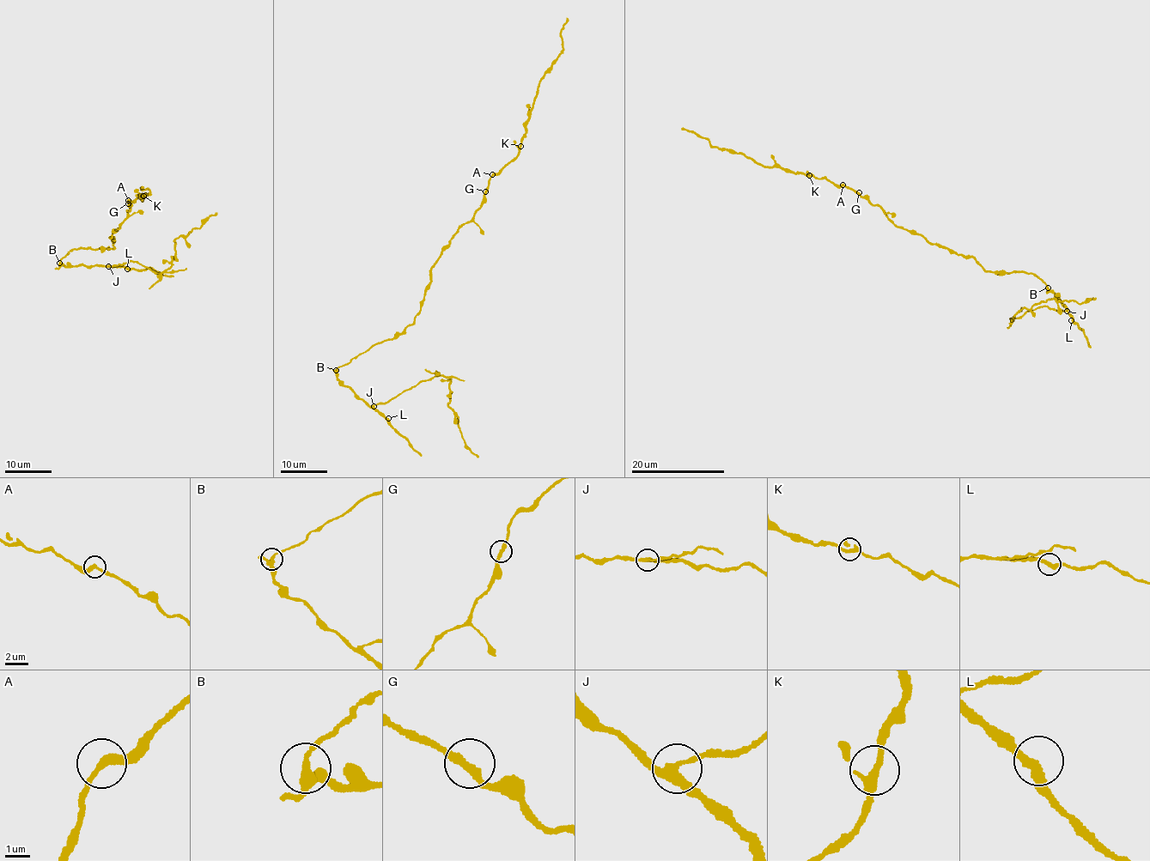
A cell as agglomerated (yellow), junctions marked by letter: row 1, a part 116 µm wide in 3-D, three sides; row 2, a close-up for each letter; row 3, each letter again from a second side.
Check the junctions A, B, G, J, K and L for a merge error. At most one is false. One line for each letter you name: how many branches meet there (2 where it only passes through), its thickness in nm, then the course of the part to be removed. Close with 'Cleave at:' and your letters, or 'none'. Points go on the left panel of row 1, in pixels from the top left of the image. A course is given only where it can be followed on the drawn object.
J: Branches: 3. Thickness 280 nm. Course of the part to remove: (108, 266), (131, 261), (158, 274), (164, 271), (173, 262), (174, 240), (201, 227), (217, 212)
Cleave at: J

